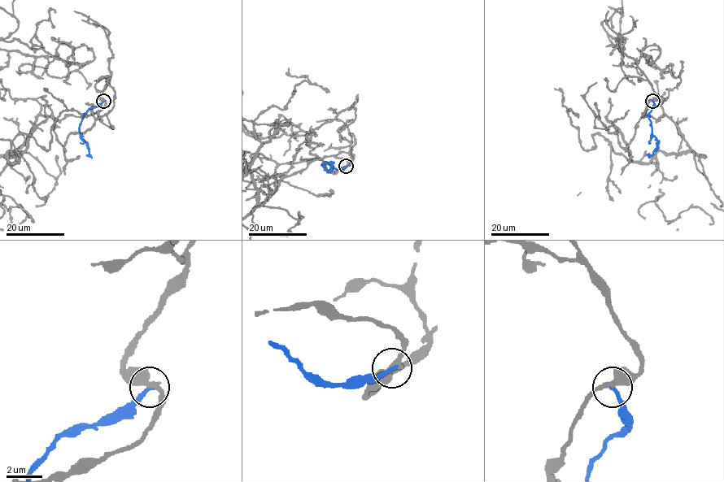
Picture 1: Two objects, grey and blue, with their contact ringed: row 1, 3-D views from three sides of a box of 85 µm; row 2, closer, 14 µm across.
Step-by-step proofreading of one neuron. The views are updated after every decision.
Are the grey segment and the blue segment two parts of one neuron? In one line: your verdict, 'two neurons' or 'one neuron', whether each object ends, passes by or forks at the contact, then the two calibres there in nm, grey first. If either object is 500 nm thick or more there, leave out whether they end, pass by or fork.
two neurons | grey passes by | blue ends | 360/240 nm

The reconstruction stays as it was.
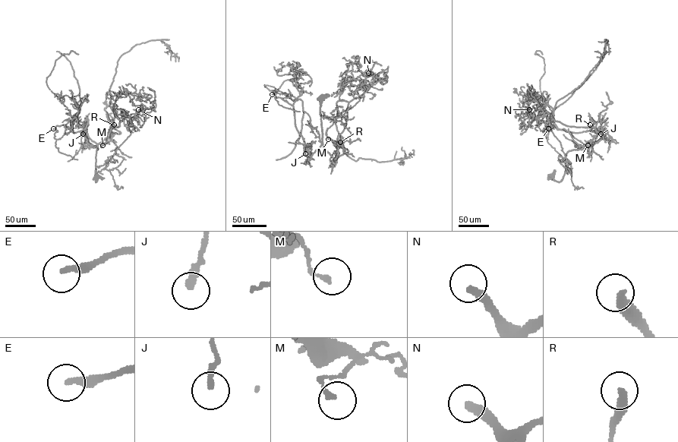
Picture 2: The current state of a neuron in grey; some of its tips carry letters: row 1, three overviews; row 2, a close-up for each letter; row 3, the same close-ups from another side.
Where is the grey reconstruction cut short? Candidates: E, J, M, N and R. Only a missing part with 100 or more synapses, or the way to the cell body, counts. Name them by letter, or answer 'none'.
E, N

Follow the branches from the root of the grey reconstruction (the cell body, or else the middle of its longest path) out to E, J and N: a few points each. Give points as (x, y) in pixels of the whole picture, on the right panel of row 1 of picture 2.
E: (552, 175), (559, 181), (566, 153), (587, 148), (605, 134), (568, 132), (553, 124), (548, 128)
J: (552, 175), (559, 181), (565, 171), (566, 153), (587, 148), (605, 134), (600, 134)
N: (552, 175), (559, 181), (566, 153), (587, 148), (607, 131), (566, 126), (551, 117), (534, 118), (529, 109)

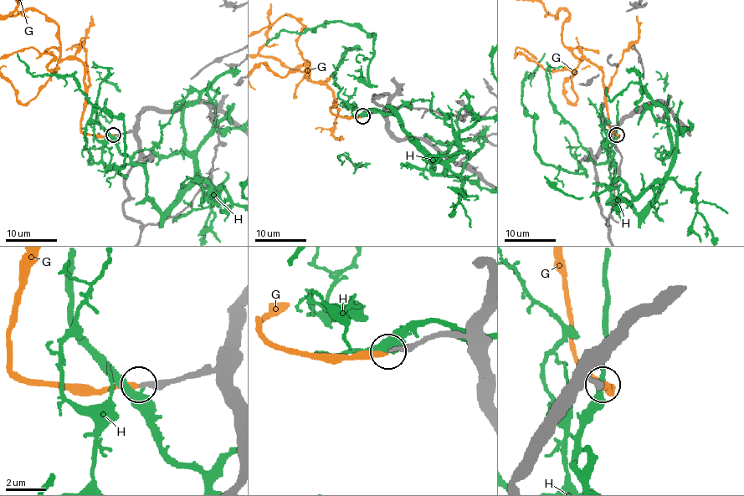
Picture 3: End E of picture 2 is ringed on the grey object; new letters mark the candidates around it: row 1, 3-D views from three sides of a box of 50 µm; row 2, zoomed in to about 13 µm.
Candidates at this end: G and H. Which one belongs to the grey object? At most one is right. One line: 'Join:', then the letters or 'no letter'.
Join: G

